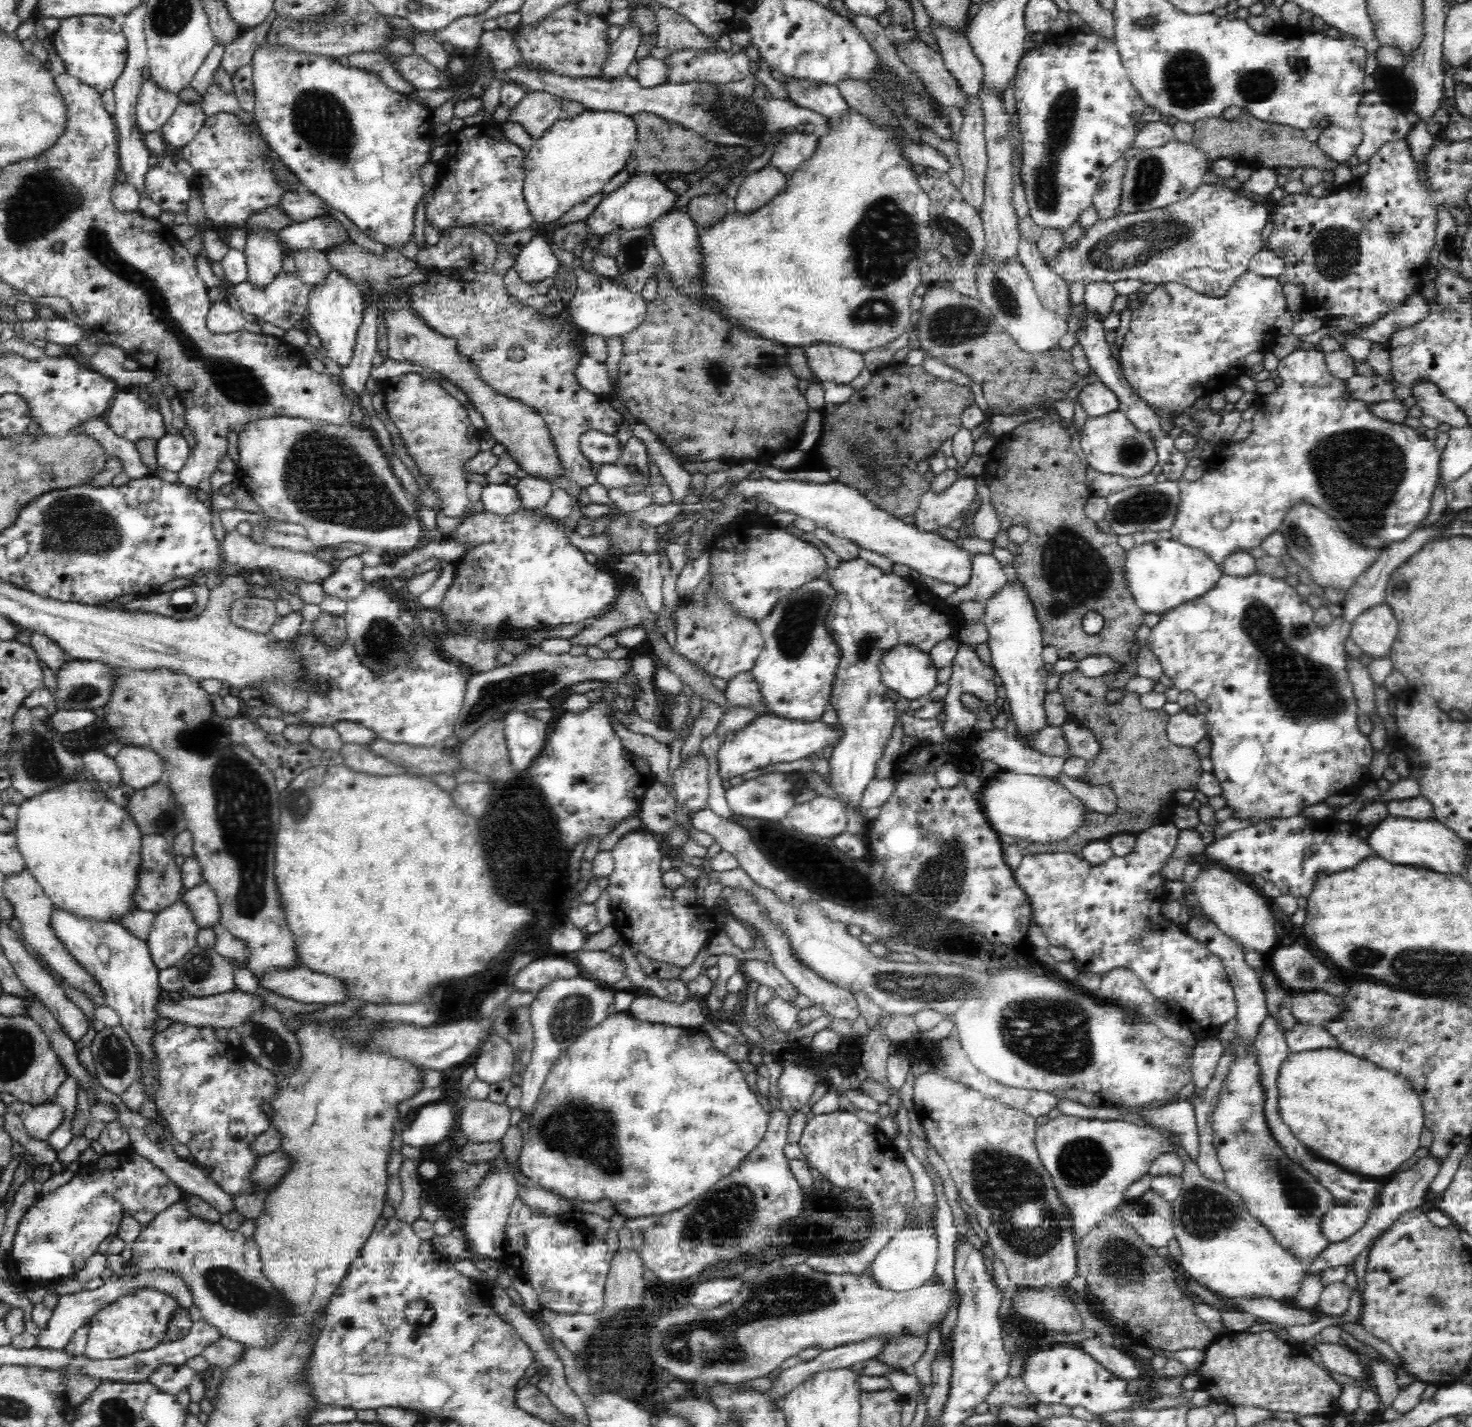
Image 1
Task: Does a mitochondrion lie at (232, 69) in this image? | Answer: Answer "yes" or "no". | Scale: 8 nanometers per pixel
no

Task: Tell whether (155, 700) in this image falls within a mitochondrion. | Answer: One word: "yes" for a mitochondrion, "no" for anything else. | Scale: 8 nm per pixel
no

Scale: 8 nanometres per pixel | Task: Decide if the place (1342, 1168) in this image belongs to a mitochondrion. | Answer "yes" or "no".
no

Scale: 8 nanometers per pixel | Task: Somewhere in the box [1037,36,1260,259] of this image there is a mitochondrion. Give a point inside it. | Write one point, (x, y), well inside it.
(1186, 83)

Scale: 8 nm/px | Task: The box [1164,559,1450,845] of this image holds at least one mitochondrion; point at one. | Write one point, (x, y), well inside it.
(1302, 689)

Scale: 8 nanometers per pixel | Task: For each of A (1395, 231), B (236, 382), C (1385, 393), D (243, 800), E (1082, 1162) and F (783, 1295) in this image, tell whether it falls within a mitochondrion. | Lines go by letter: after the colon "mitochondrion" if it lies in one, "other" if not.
A: mitochondrion
B: mitochondrion
C: other
D: mitochondrion
E: mitochondrion
F: mitochondrion

